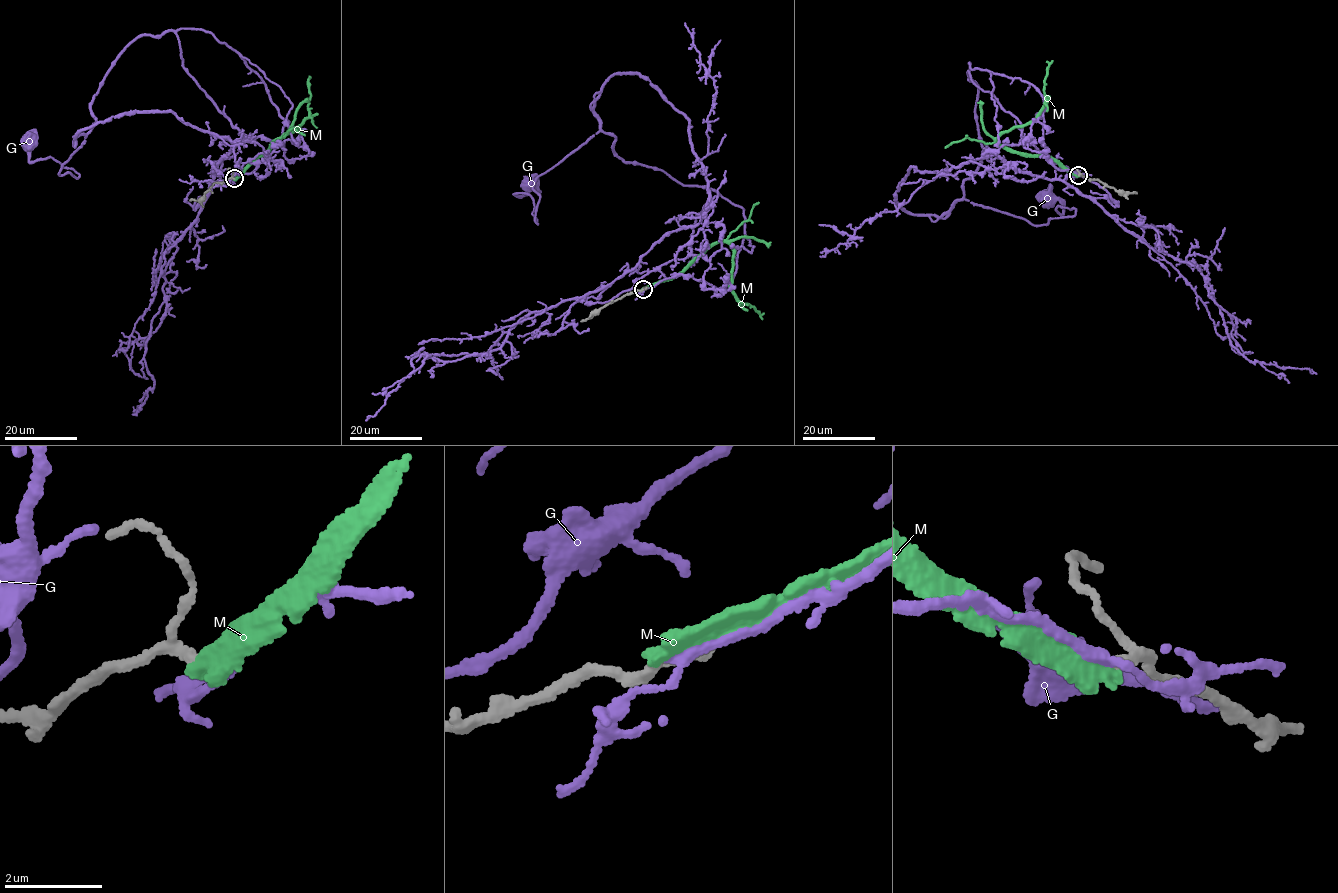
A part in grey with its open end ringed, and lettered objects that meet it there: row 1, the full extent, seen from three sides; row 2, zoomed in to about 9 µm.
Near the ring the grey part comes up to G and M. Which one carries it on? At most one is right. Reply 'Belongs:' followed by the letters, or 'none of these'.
Belongs: G

